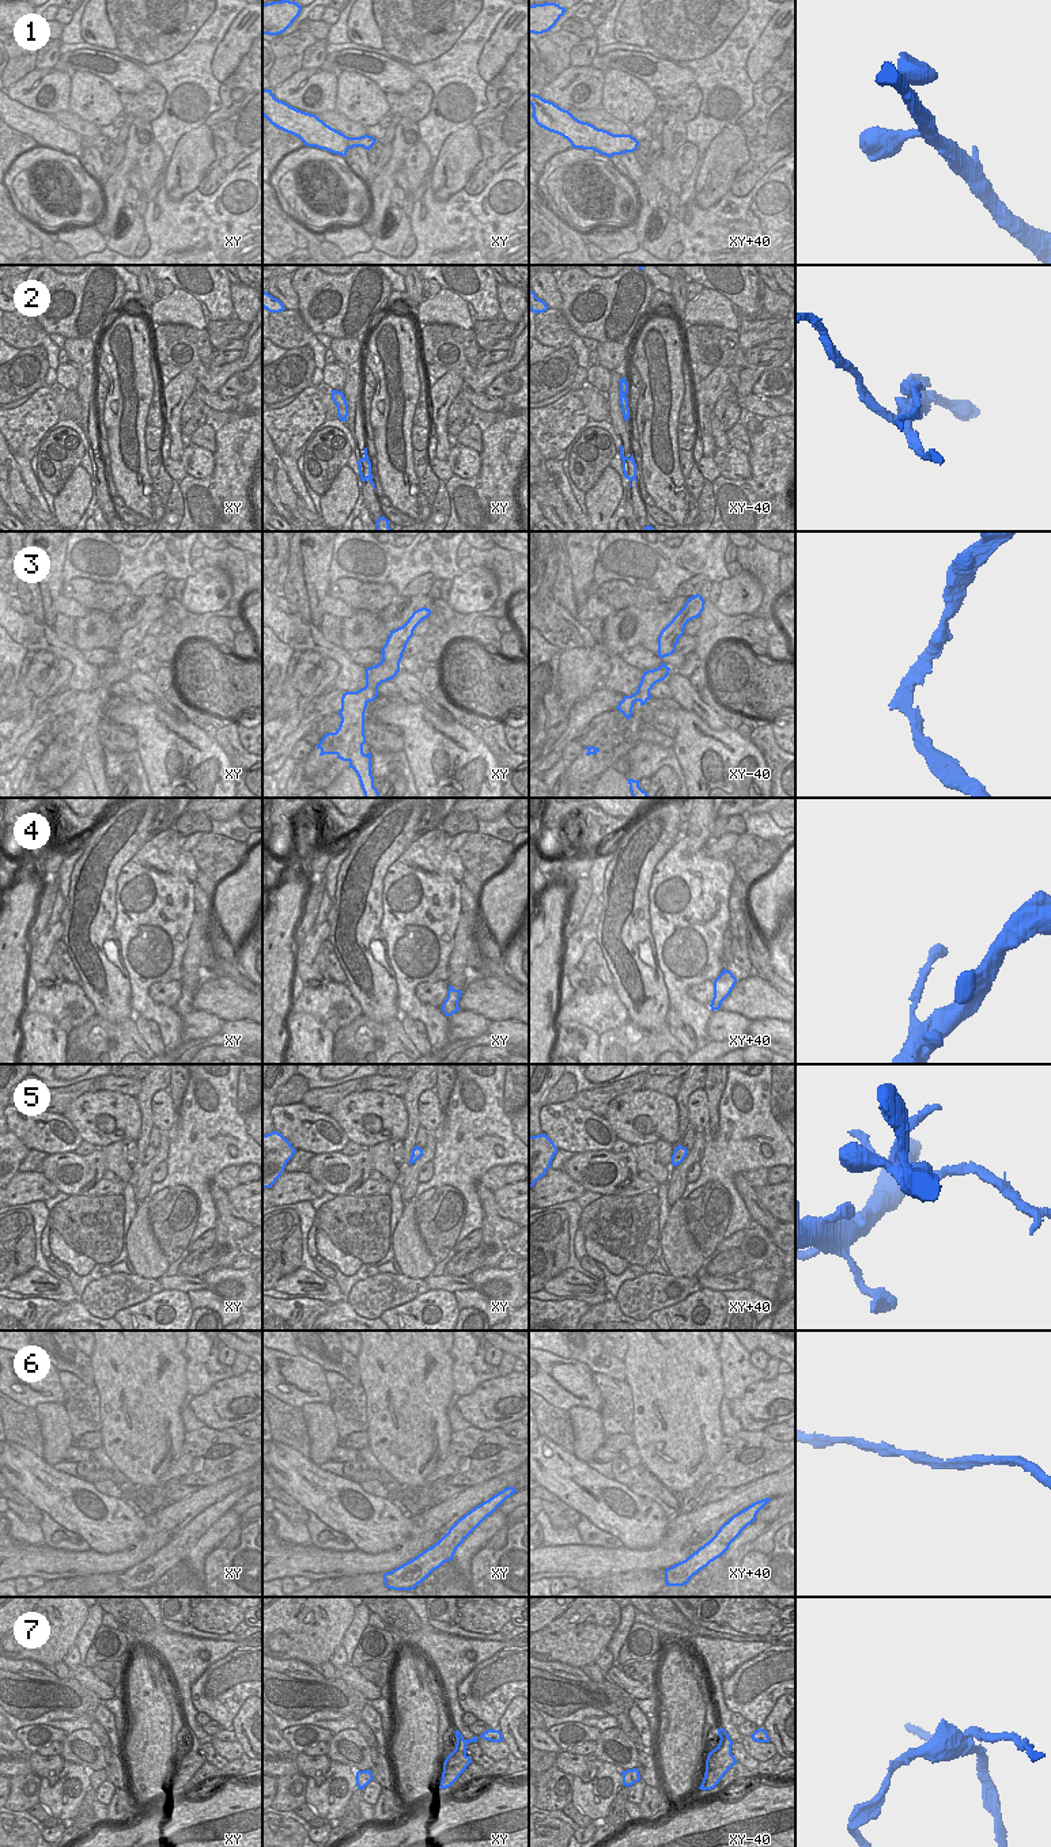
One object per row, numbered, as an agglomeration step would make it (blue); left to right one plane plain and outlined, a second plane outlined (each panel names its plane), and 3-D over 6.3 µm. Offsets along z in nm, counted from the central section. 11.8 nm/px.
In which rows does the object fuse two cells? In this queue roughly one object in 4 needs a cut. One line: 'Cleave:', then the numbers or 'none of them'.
Cleave: 2, 3, 5, 7

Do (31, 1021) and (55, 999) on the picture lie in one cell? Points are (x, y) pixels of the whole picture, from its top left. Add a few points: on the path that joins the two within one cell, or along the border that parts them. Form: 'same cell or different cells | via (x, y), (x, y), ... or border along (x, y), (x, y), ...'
different cells | border along (25, 1011), (42, 1013), (65, 1032)

